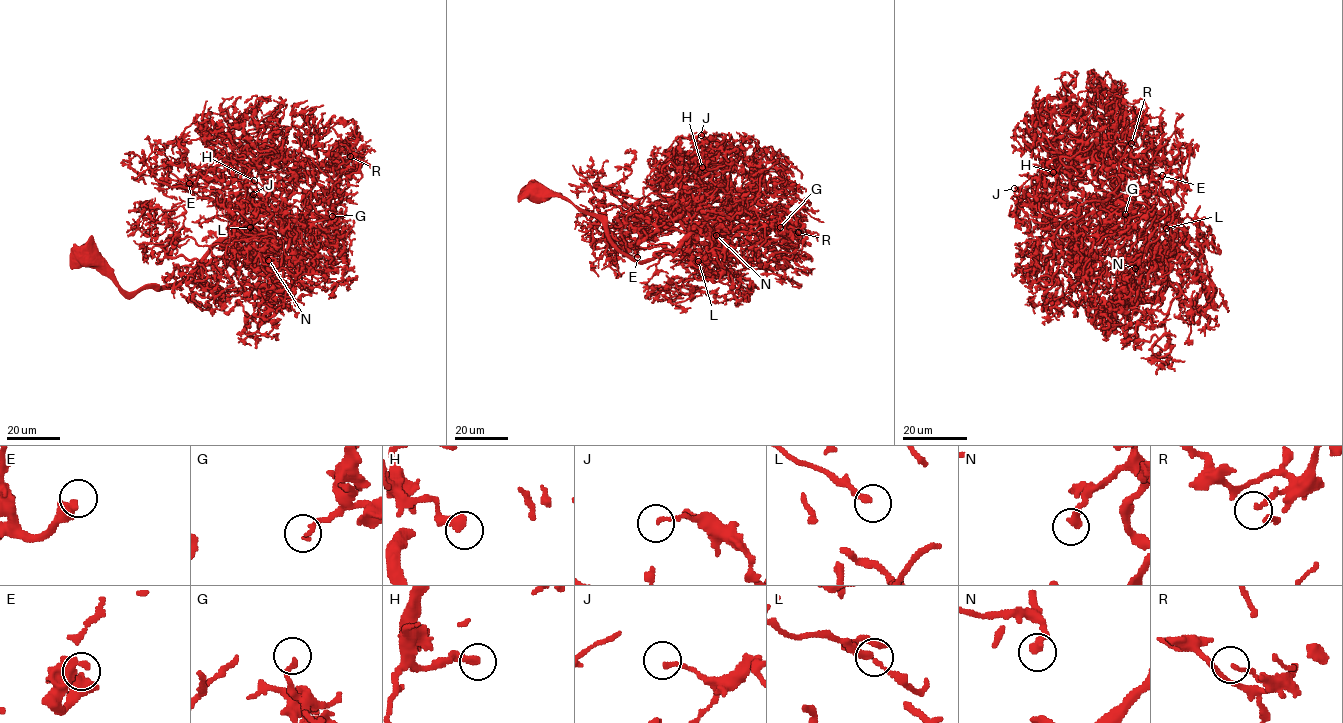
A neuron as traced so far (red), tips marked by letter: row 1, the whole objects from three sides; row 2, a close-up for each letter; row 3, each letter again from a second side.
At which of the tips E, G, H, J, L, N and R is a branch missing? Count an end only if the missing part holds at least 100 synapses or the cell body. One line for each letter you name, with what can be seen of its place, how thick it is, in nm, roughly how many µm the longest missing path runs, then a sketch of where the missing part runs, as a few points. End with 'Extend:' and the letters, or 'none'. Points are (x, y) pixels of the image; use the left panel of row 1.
E: at (189, 183); 400 nm thick; about 25 µm are missing; missing branch runs (189, 183), (217, 183), (224, 176), (225, 169), (216, 161)
Extend: E

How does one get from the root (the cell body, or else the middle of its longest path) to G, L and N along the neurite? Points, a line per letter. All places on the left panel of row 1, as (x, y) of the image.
G: (87, 258), (125, 291), (170, 288), (270, 200), (318, 222), (344, 214), (341, 198), (332, 216)
L: (87, 258), (125, 291), (170, 288), (257, 214), (279, 216), (234, 218), (250, 227)
N: (87, 258), (125, 291), (170, 288), (268, 210), (291, 232), (283, 260), (273, 268), (268, 260)

